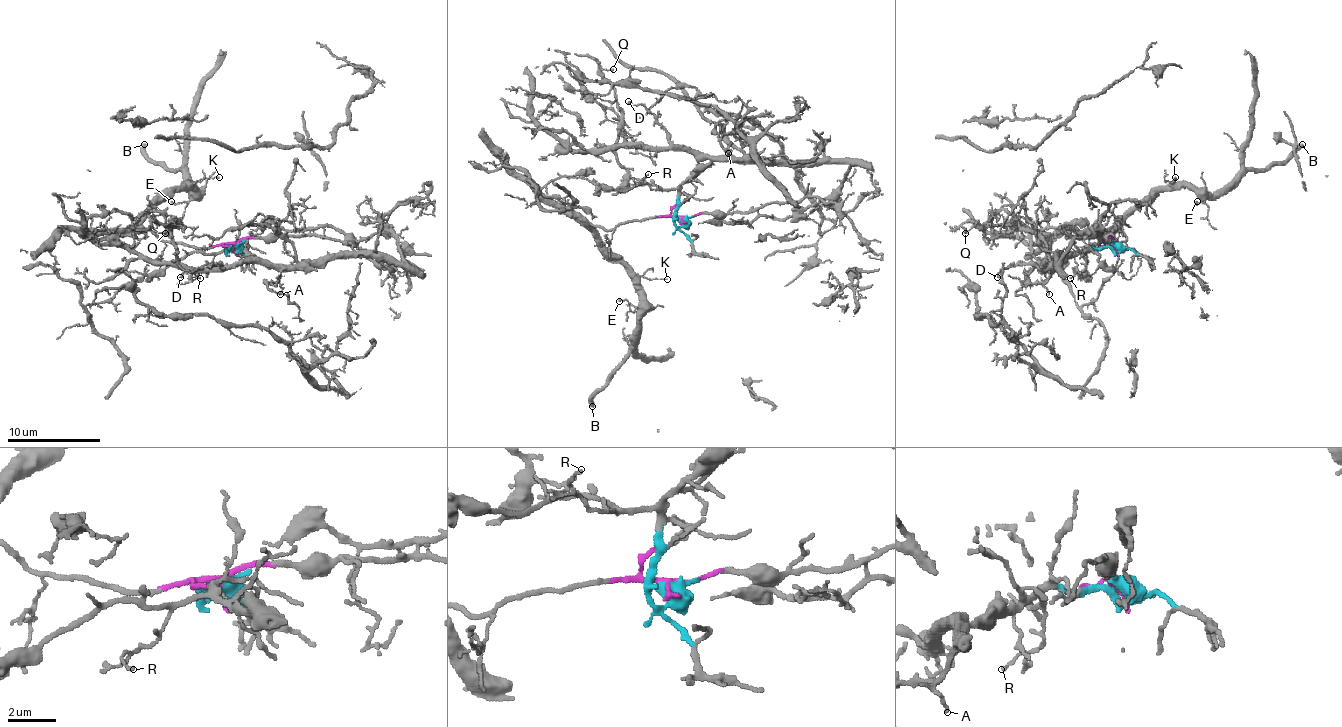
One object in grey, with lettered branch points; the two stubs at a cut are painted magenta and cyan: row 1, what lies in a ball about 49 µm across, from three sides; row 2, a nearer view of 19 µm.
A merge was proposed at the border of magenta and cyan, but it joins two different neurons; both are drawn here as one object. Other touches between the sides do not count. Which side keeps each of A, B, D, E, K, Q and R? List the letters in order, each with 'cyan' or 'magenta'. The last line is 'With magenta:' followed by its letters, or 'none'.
A: cyan
B: magenta
D: cyan
E: magenta
K: magenta
Q: cyan
R: cyan
With magenta: B, E, K

